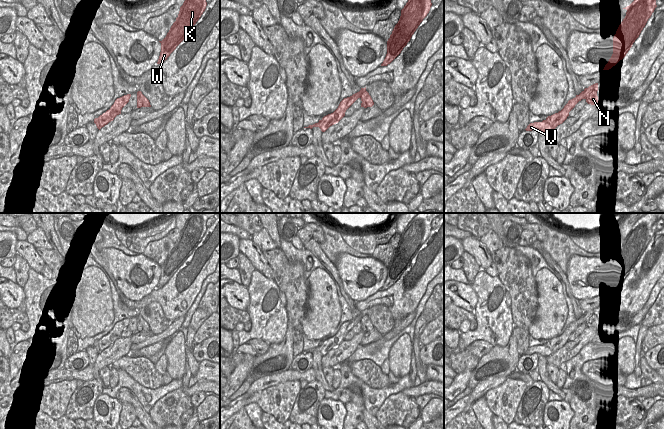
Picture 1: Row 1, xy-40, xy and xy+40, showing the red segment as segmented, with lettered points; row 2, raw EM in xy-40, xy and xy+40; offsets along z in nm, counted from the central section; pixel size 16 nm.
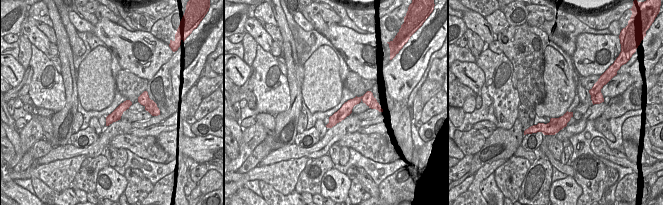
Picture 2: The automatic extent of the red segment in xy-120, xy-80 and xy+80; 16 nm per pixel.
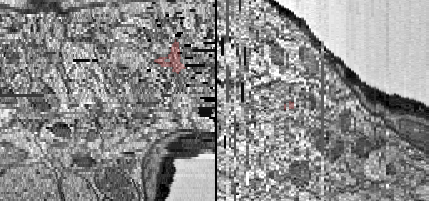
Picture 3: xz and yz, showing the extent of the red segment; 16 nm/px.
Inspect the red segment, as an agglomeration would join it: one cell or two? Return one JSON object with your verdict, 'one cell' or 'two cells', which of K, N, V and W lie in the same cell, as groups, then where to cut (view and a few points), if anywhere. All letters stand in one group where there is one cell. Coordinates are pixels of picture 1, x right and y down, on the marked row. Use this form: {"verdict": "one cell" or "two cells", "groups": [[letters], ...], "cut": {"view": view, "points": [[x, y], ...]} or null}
{"verdict": "one cell", "groups": [["K", "N", "V", "W"]], "cut": null}

